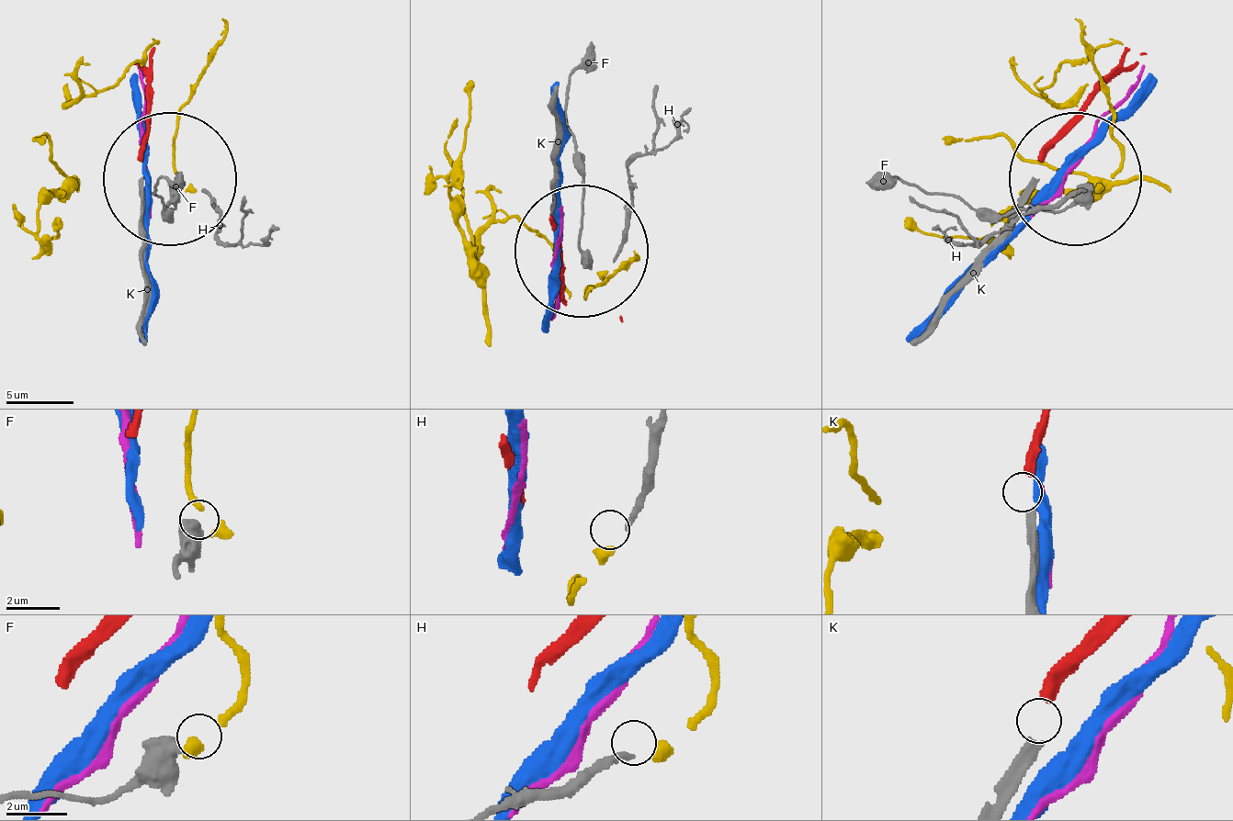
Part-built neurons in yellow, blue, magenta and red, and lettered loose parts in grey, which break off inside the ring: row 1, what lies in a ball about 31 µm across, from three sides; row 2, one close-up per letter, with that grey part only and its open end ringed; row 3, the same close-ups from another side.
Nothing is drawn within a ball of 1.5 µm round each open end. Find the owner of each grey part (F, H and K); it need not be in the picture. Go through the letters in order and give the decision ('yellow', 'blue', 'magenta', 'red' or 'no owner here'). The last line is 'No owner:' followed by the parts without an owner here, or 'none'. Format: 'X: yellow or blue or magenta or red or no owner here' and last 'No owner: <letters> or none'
F: no owner here
H: yellow
K: red
No owner: F

